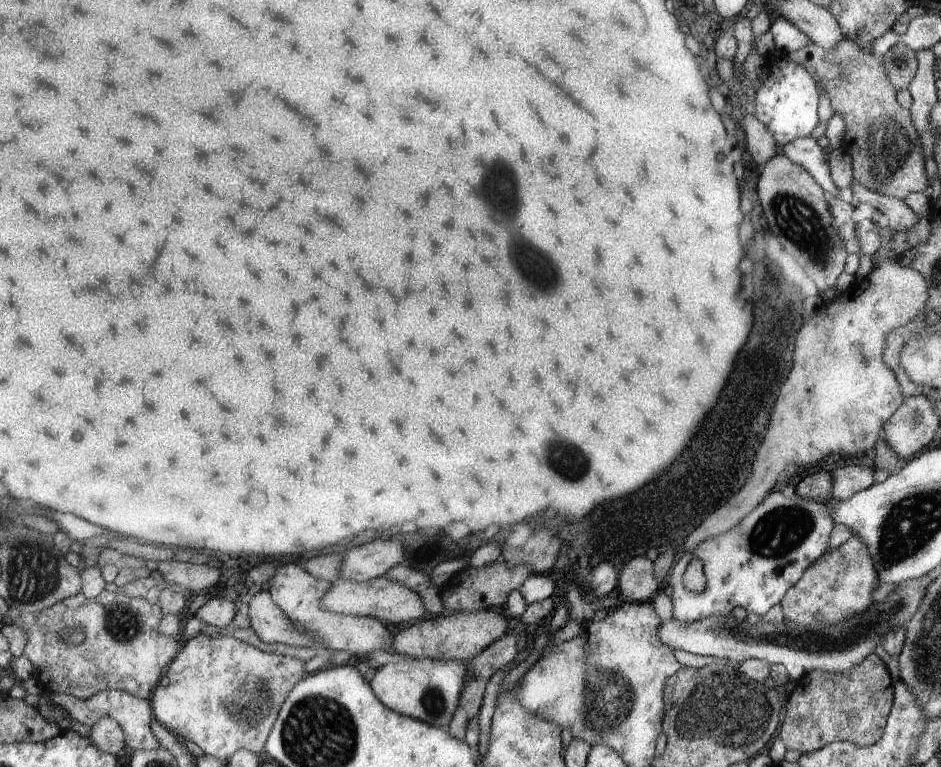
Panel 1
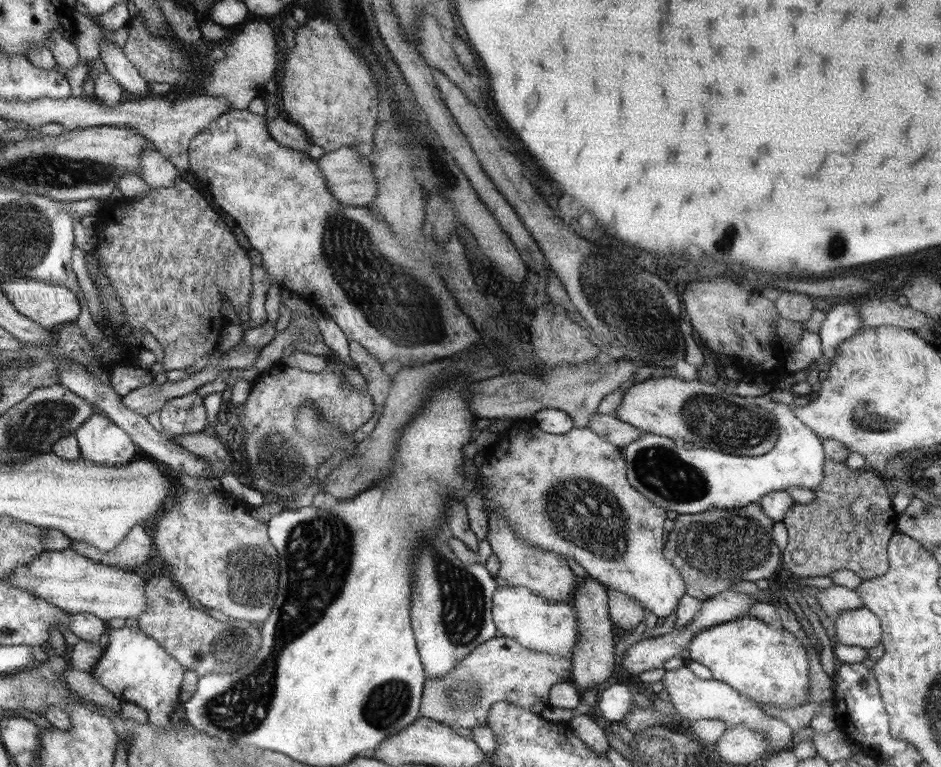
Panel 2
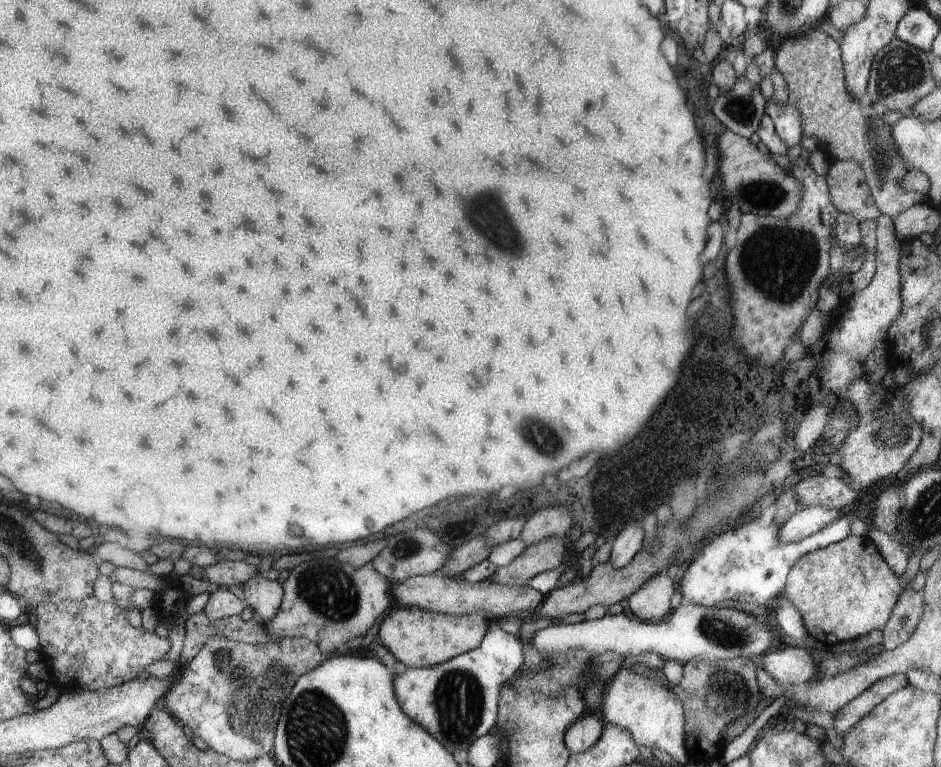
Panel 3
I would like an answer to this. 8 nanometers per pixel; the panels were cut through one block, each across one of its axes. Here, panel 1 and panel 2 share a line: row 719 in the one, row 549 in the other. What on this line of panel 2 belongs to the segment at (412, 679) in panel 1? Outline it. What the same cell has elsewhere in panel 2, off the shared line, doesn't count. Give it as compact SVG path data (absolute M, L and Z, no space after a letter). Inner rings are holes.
M429 534L411 554L411 630L421 664L429 676L445 676L459 660L469 656L479 644L495 638L491 622L491 594L495 578L483 564L463 564L455 558L445 536Z

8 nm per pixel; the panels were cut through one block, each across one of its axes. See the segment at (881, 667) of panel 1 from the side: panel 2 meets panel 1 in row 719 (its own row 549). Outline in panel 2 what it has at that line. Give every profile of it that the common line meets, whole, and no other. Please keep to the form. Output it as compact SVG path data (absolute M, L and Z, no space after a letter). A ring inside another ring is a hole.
M825 460L823 482L815 488L815 500L809 504L793 504L783 516L781 524L787 528L787 548L781 552L783 566L793 578L831 578L833 572L847 570L861 580L875 580L889 570L887 546L893 534L897 534L897 514L891 508L891 500L883 486L883 480L873 476L871 470L849 470L841 462Z

